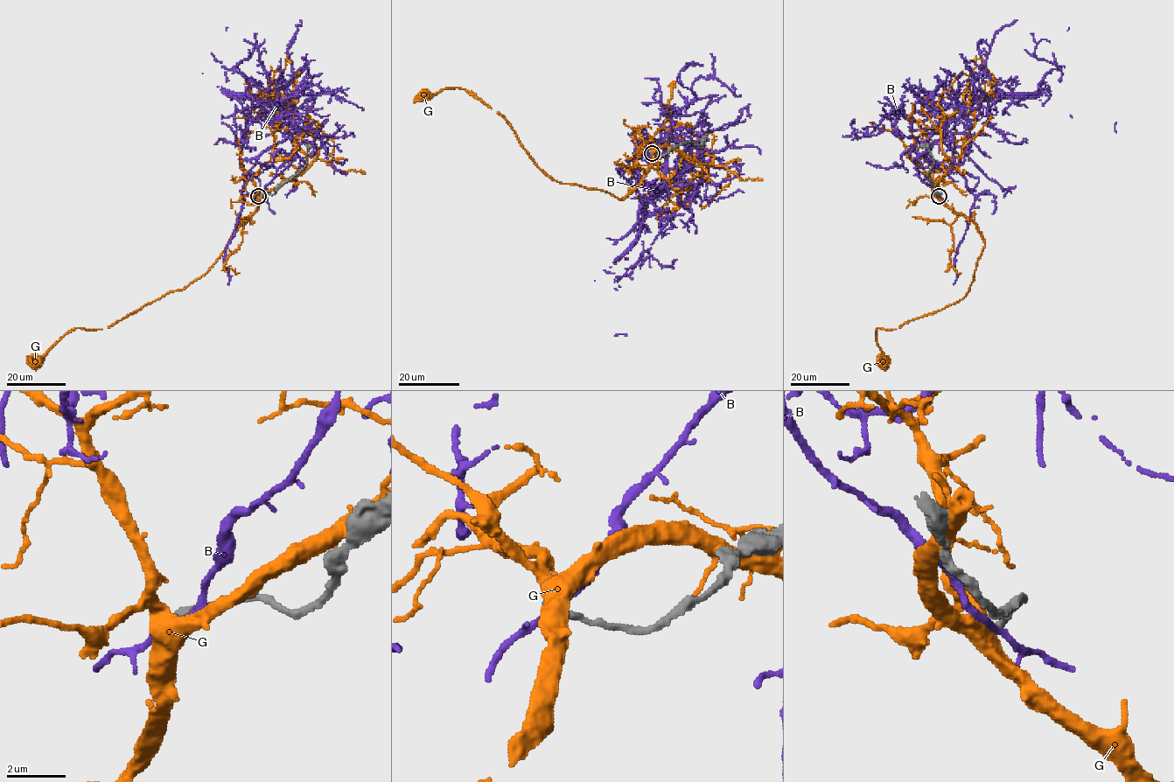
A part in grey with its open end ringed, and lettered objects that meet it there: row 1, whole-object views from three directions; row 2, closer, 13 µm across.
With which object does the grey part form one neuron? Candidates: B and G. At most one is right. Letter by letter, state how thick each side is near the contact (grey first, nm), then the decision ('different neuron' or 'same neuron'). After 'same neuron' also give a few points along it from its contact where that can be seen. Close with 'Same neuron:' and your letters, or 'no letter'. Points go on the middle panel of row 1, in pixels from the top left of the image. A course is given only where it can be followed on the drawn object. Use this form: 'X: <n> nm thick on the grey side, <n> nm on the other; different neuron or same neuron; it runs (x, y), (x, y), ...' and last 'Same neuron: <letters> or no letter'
B: 220 nm thick on the grey side, 200 nm on the other; different neuron
G: 220 nm thick on the grey side, 480 nm on the other; different neuron
Same neuron: no letter

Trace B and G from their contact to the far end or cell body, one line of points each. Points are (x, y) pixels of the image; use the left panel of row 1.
B: (258, 196), (295, 156), (303, 141), (297, 127), (284, 139), (241, 162), (243, 204), (223, 256), (227, 284)
G: (258, 196), (258, 206), (205, 273), (108, 327), (66, 331), (42, 356), (26, 361)

